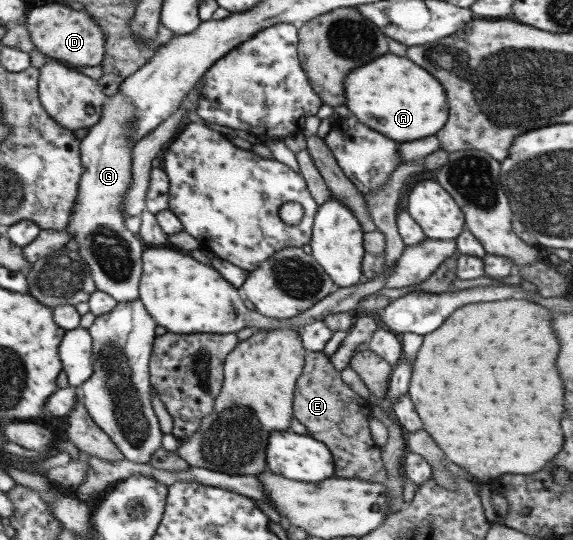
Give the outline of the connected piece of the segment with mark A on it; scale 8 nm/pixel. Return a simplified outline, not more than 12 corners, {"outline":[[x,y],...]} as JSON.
{"outline":[[383,54],[343,80],[345,108],[397,142],[447,120],[441,84]]}

